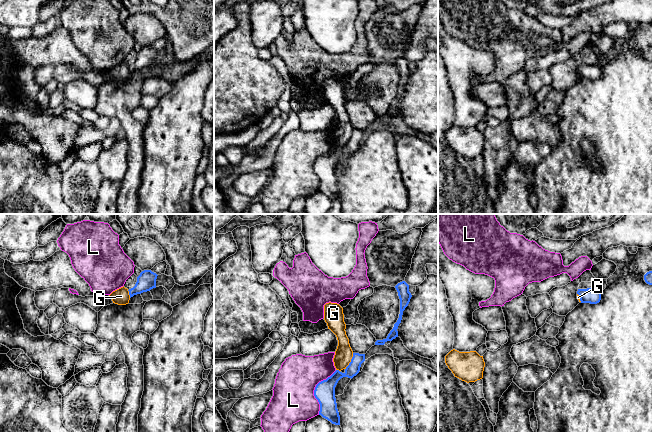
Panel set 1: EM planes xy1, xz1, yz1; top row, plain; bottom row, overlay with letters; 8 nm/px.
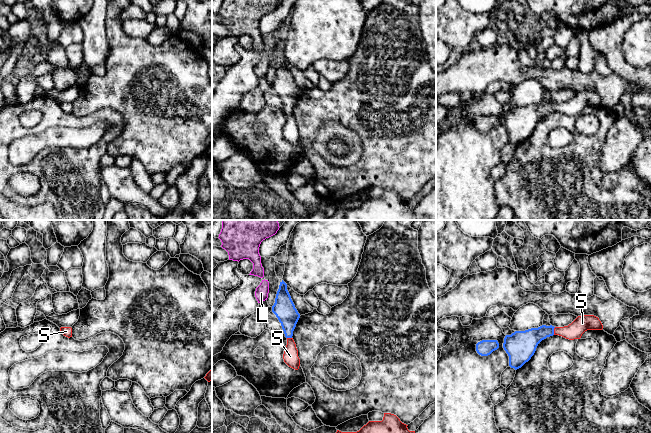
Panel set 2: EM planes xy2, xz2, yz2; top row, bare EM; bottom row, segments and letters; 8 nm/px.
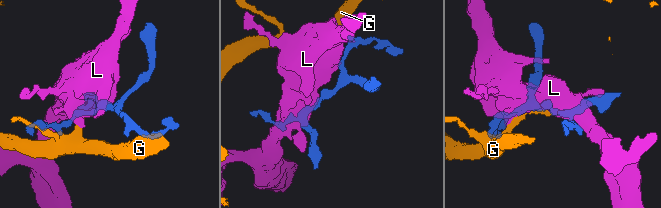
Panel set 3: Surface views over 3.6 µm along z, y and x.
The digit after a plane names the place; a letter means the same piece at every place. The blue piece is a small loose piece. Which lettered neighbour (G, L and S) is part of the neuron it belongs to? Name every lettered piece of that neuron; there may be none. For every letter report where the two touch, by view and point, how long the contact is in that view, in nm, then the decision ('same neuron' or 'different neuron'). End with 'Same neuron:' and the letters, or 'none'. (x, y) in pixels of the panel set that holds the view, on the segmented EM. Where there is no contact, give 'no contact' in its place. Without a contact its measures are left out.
G: xz1 (351, 361) | 150 nm | different neuron
L: xz1 (314, 390) | 380 nm | different neuron
S: yz2 (553, 331) | 70 nm | same neuron
Same neuron: S

